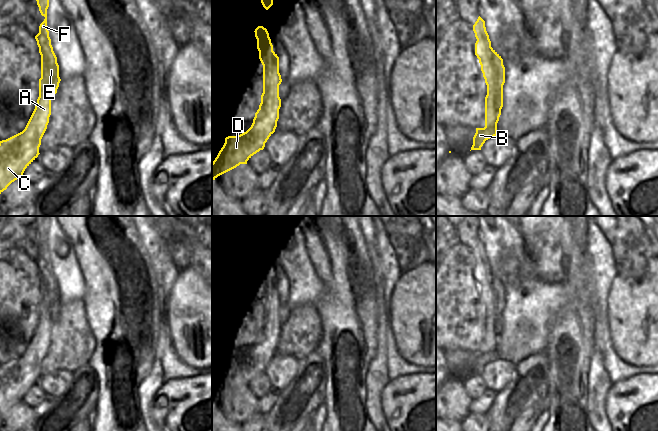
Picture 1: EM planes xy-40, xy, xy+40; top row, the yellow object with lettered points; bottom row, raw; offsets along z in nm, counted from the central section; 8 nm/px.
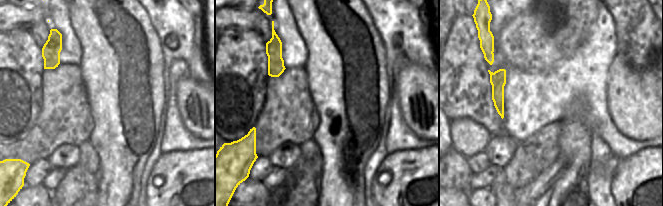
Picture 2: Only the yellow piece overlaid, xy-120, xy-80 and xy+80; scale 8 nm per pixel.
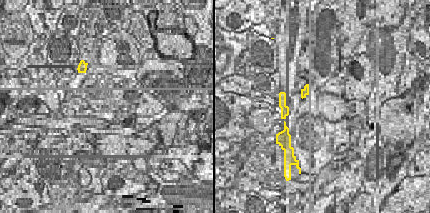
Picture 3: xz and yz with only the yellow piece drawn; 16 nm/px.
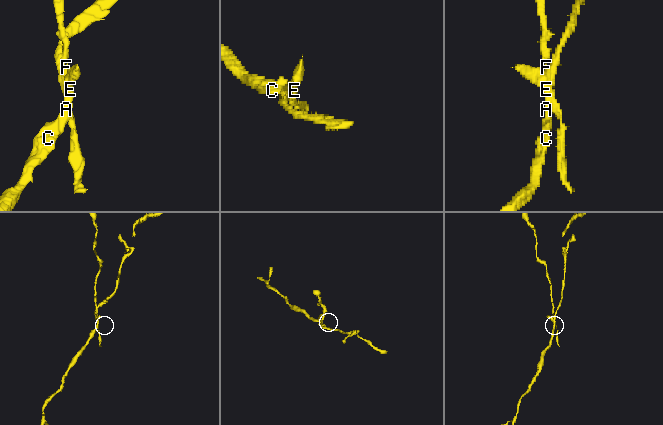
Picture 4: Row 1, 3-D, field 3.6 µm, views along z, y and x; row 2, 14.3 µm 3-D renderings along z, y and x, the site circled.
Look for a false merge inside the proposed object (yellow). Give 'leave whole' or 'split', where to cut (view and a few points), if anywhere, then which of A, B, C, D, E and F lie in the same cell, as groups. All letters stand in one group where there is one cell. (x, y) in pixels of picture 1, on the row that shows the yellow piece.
split | xy (260, 26), (266, 77), (272, 81), (272, 97), (280, 100) | A B C D / E F

